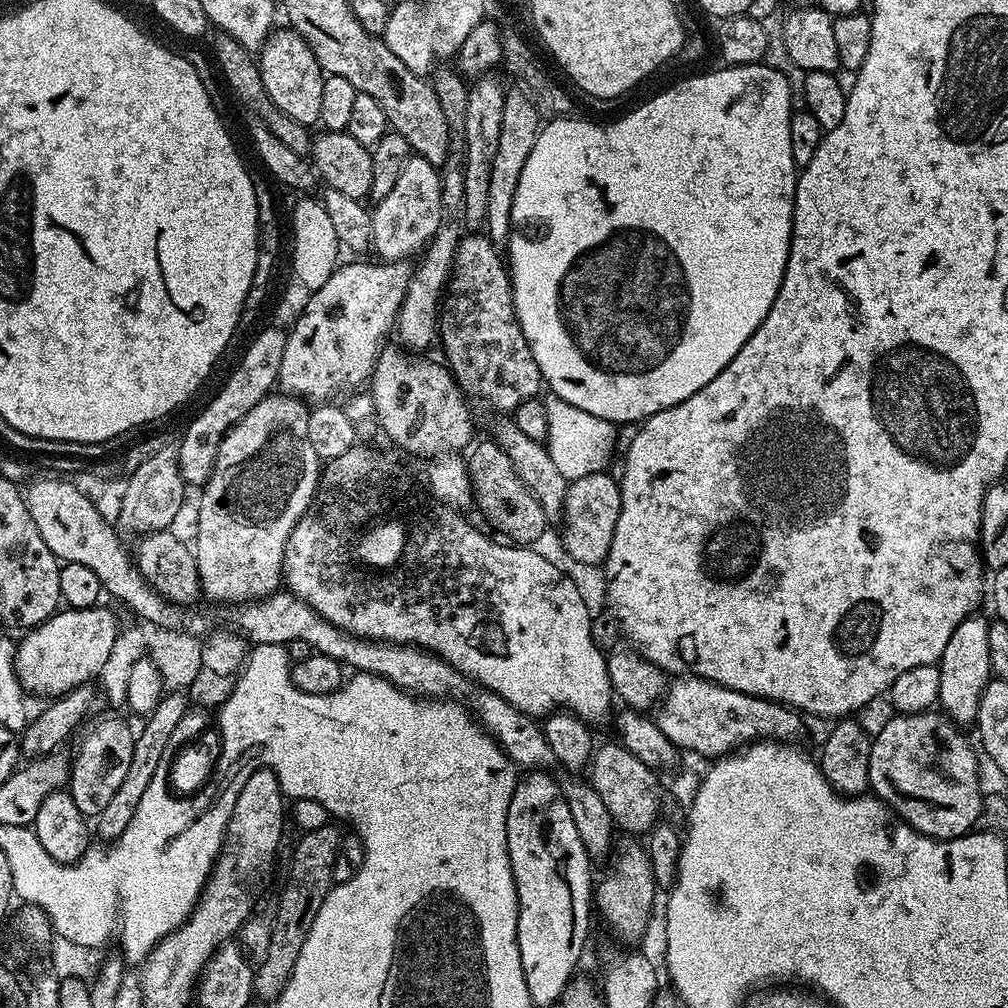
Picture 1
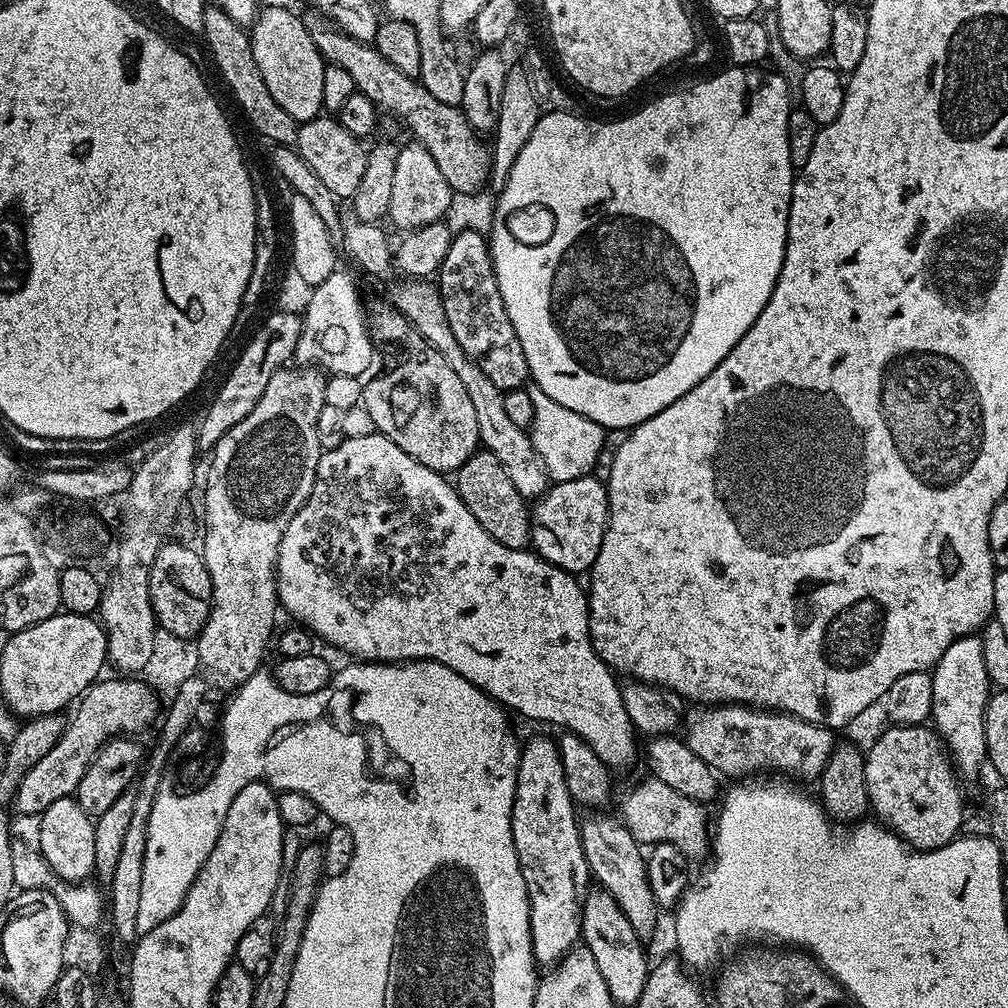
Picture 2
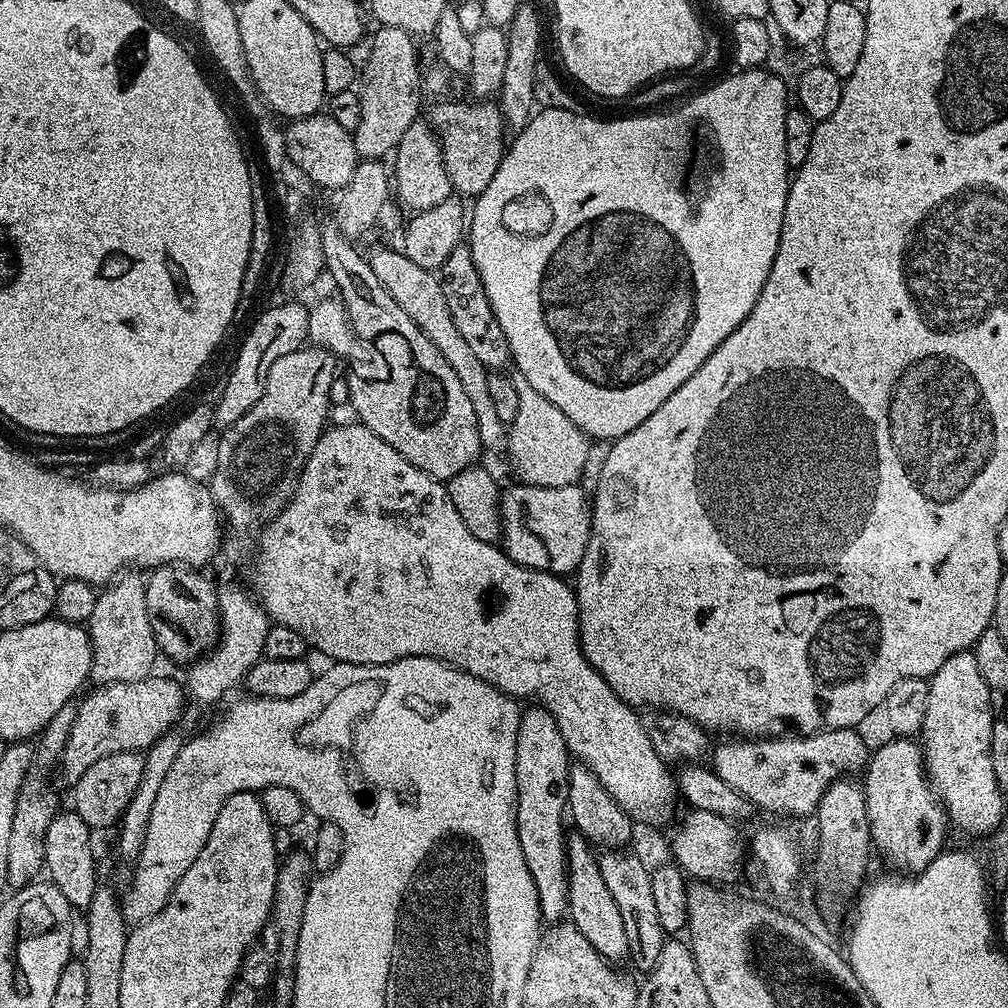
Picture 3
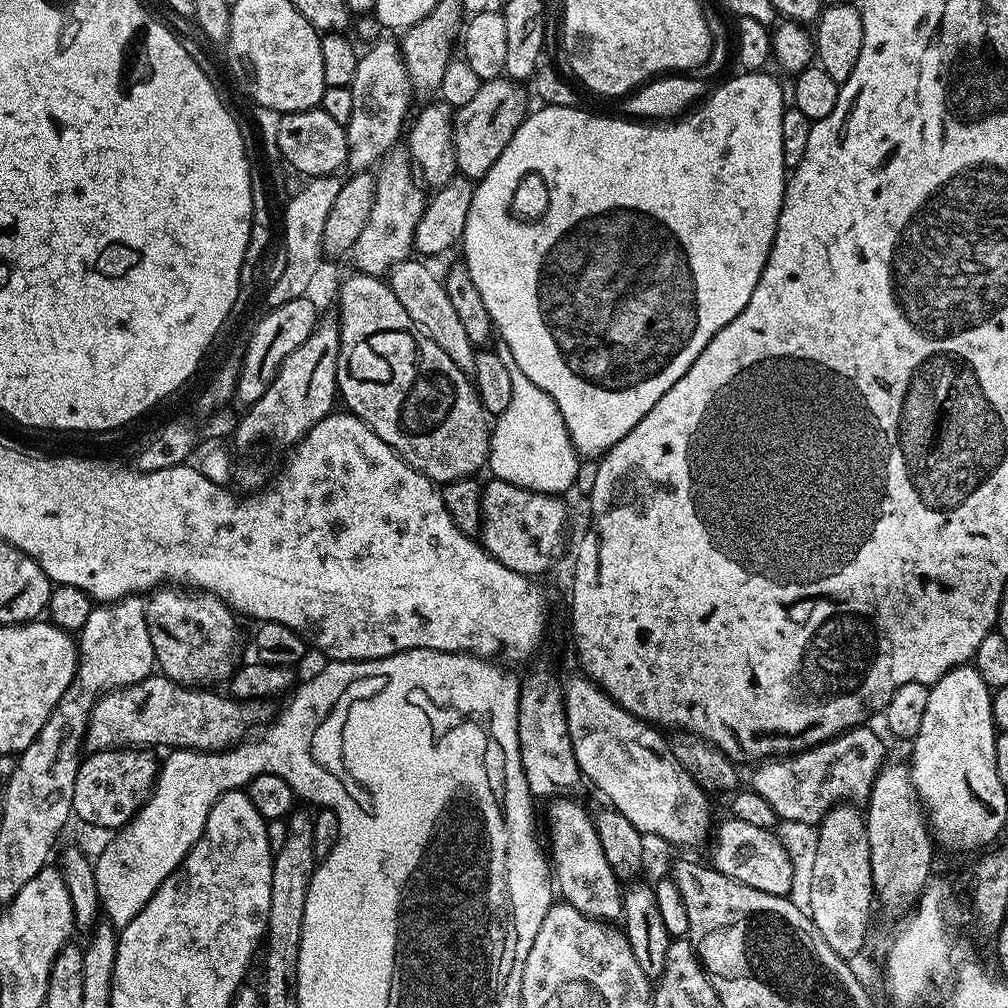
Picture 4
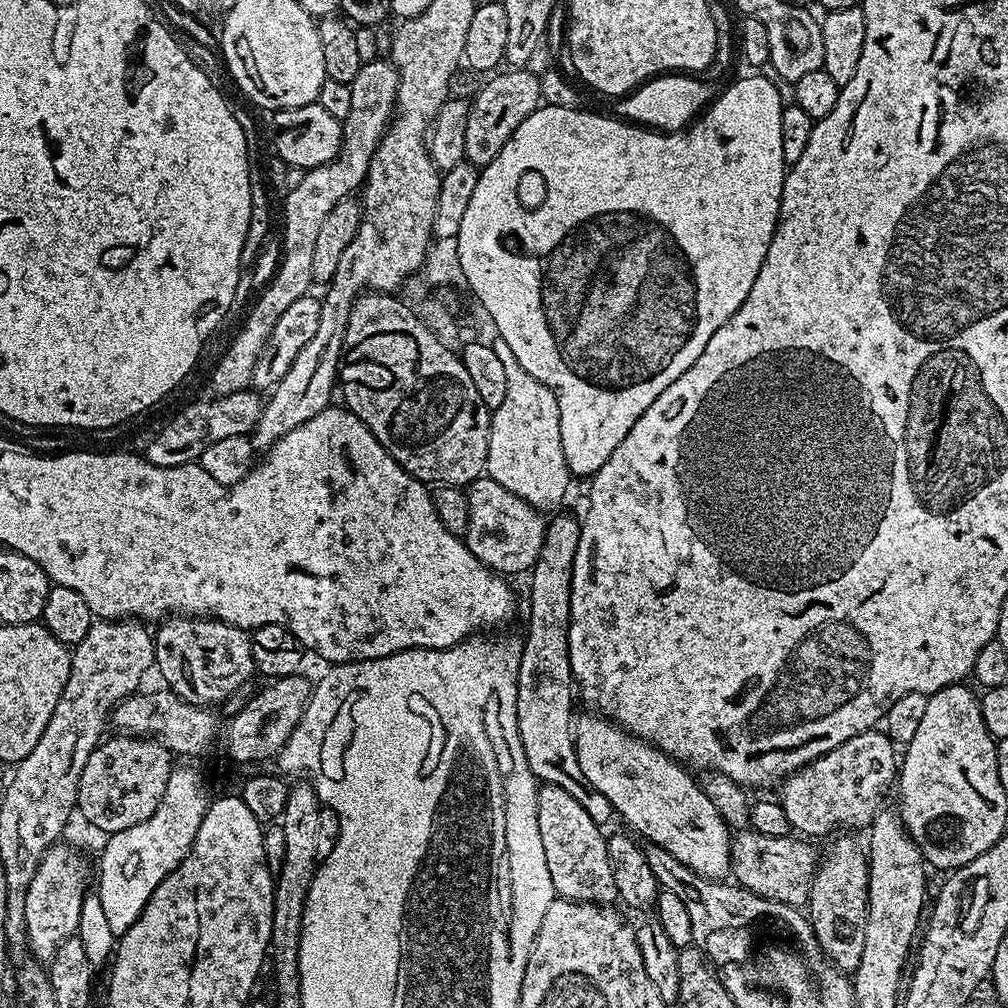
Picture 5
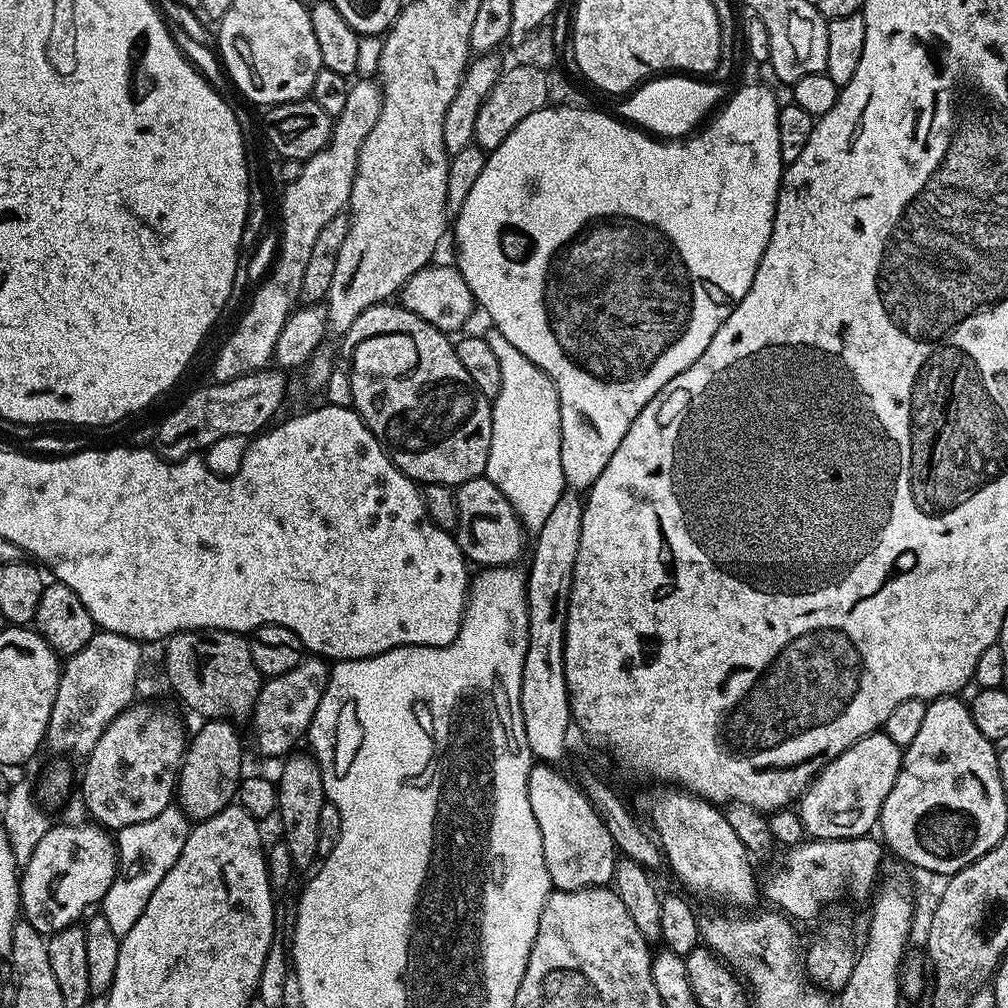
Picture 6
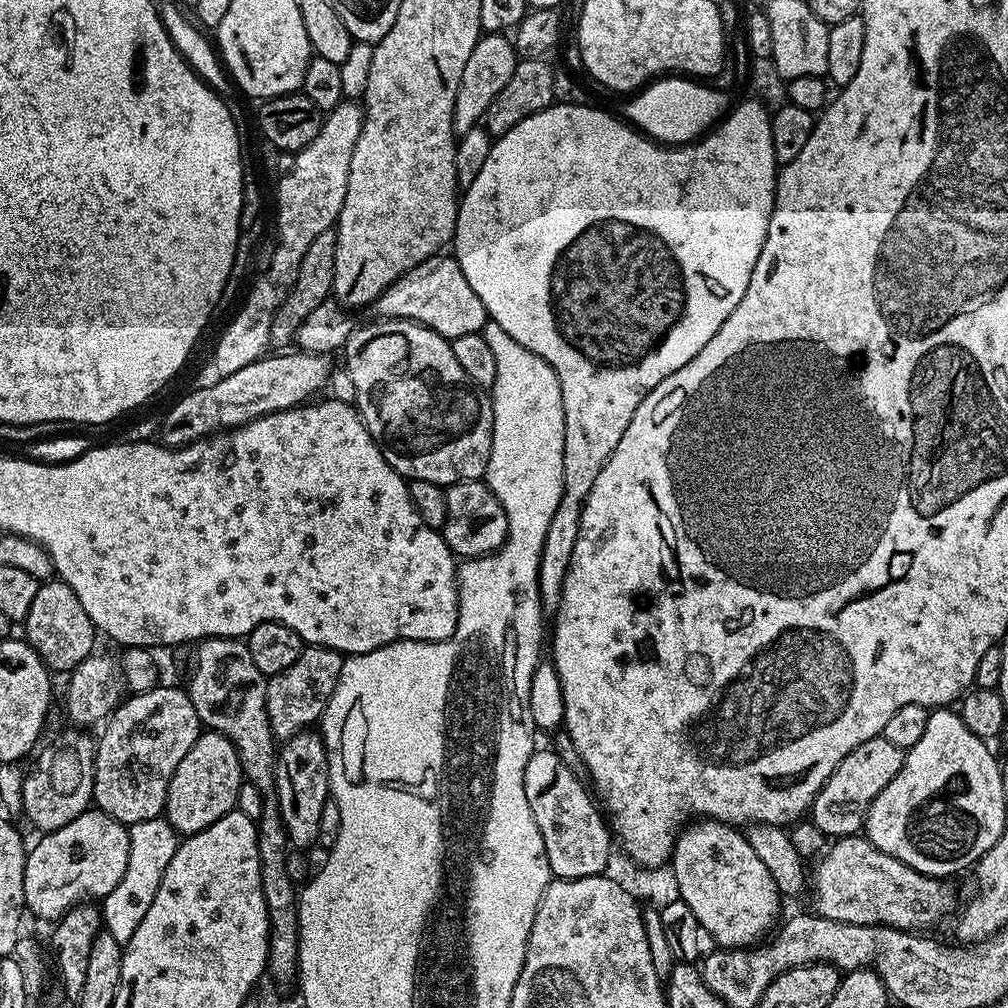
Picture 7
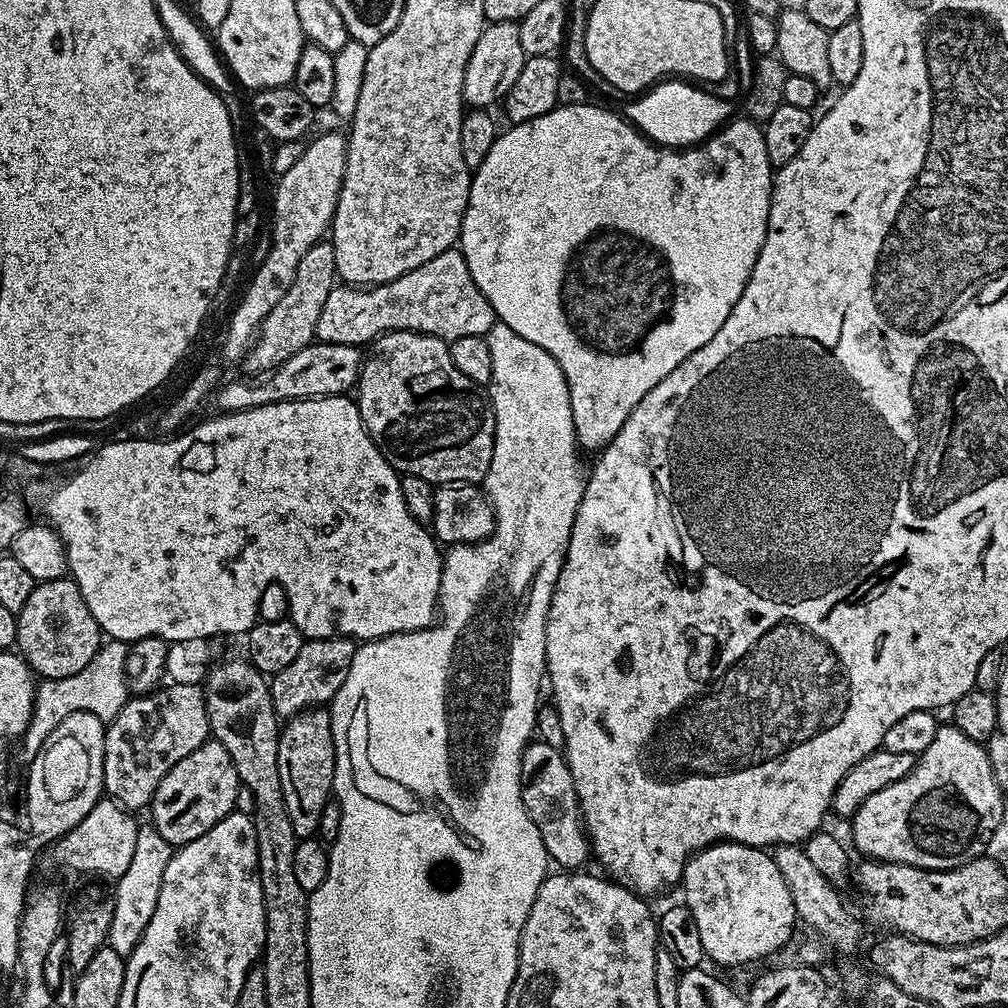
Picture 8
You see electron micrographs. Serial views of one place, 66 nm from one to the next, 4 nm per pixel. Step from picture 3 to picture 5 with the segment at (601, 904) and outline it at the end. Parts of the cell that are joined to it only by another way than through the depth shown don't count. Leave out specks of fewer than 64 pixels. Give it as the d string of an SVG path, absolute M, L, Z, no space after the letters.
M540 784L538 794L538 831L542 833L542 850L546 850L546 867L550 870L550 882L554 882L557 897L577 900L583 904L611 905L617 899L614 874L610 866L610 854L605 833L600 833L596 820L584 809L584 800L566 794L562 786Z

